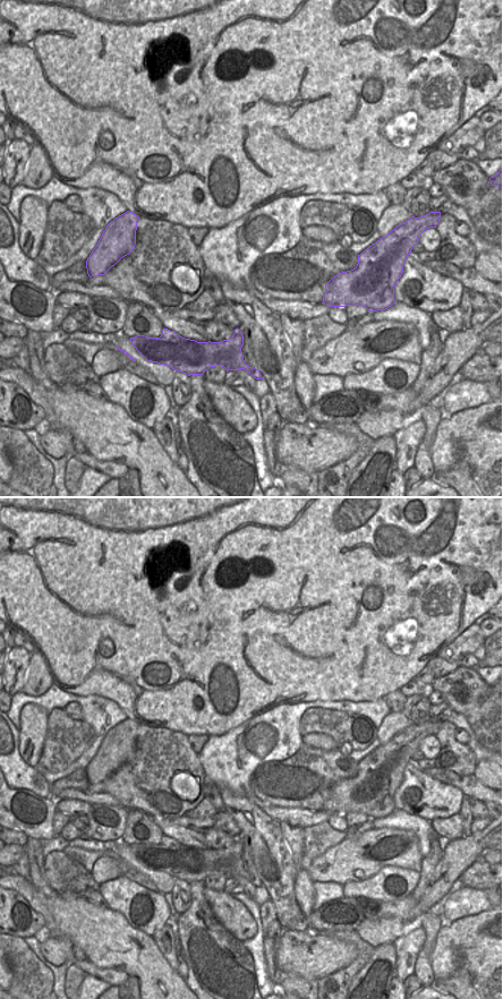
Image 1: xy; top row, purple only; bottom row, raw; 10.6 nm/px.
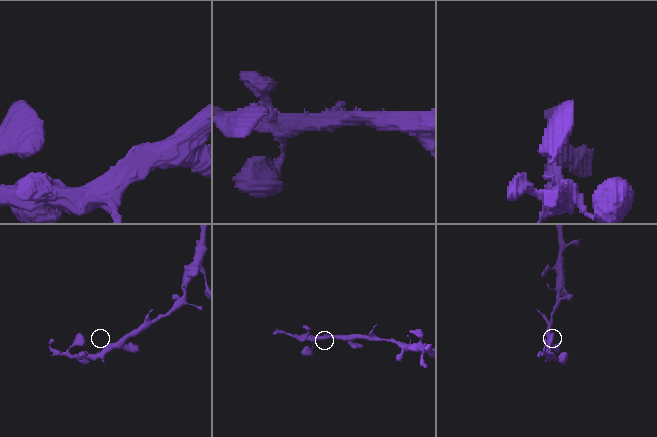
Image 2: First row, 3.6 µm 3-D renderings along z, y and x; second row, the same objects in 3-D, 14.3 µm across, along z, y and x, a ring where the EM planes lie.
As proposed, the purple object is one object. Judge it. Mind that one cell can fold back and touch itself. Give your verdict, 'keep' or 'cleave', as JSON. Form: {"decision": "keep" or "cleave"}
{"decision": "keep"}

